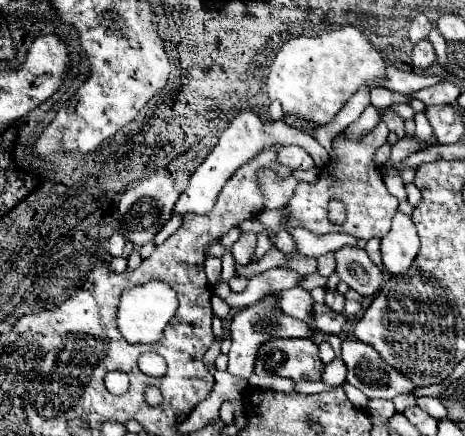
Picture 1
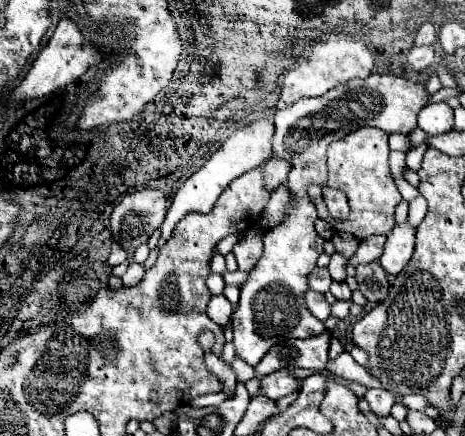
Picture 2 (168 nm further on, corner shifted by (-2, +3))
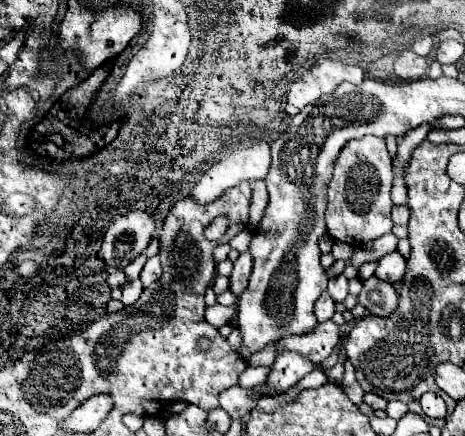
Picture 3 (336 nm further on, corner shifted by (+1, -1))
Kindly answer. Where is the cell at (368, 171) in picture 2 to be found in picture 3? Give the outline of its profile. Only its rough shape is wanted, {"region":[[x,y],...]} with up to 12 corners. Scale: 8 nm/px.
{"region":[[350,140],[328,186],[326,228],[350,246],[392,230],[392,158]]}

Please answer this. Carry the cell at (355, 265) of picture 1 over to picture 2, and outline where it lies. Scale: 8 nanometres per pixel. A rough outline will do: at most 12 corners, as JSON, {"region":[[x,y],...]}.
{"region":[[379,262],[357,266],[359,290],[369,302],[387,298],[389,280]]}

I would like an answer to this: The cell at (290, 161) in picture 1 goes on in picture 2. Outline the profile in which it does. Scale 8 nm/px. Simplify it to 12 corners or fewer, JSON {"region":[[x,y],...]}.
{"region":[[271,158],[263,166],[263,184],[269,192],[287,180],[289,164]]}

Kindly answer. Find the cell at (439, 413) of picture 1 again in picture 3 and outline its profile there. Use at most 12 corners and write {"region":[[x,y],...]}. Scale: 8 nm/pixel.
{"region":[[388,402],[386,414],[400,420],[408,414],[408,406],[400,402]]}

